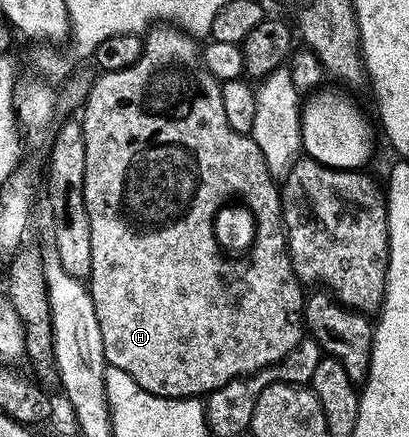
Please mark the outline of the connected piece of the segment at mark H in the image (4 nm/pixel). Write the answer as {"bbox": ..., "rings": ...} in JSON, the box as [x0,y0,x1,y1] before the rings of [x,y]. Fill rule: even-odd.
{"bbox":[81,24,305,398],"rings":[[[156,24],[143,37],[143,50],[137,63],[121,71],[100,72],[94,78],[87,102],[81,109],[81,124],[85,131],[83,194],[89,215],[89,239],[93,243],[89,288],[93,307],[97,311],[97,323],[101,327],[101,343],[105,347],[108,365],[125,371],[125,375],[133,375],[135,382],[145,387],[145,391],[158,397],[202,398],[231,381],[249,377],[252,373],[284,361],[305,337],[305,289],[293,271],[291,252],[287,246],[281,189],[265,163],[265,155],[261,155],[261,147],[257,147],[257,143],[248,134],[238,133],[229,127],[229,119],[225,117],[223,86],[204,65],[200,42],[174,24]],[[232,199],[238,199],[250,208],[256,219],[255,241],[245,255],[238,259],[225,253],[214,235],[215,217],[219,209]]]}

